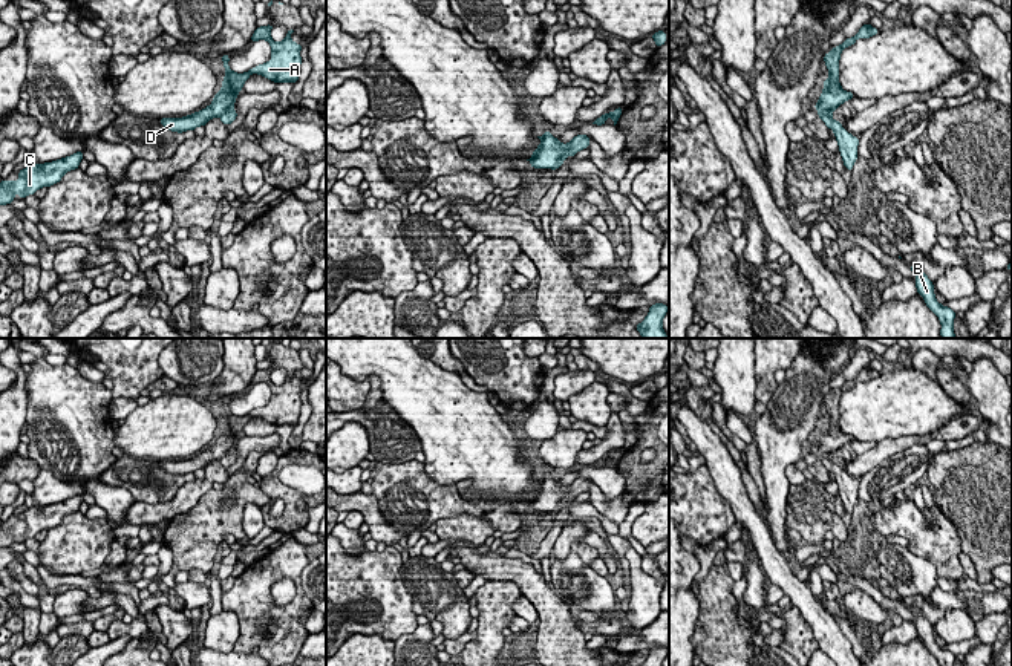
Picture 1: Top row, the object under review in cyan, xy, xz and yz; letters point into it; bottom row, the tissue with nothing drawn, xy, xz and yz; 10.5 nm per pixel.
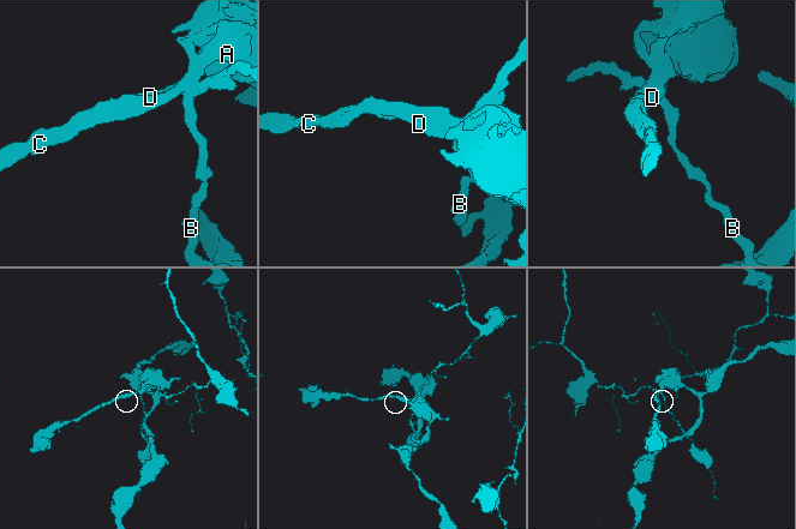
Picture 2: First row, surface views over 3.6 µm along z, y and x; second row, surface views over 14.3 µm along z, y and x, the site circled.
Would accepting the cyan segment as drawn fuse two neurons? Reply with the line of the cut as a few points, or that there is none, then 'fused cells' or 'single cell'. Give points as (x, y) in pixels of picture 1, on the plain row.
xy (231, 449), (219, 458) | fused cells

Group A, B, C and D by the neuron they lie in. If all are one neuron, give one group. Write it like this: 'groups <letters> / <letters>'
groups A C D / B

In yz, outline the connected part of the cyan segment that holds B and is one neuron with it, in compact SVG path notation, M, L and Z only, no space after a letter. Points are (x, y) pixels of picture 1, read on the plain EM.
M909 608L909 611L916 617L916 631L926 649L939 660L940 666L954 666L955 654L935 643L934 628L922 611L919 608Z

